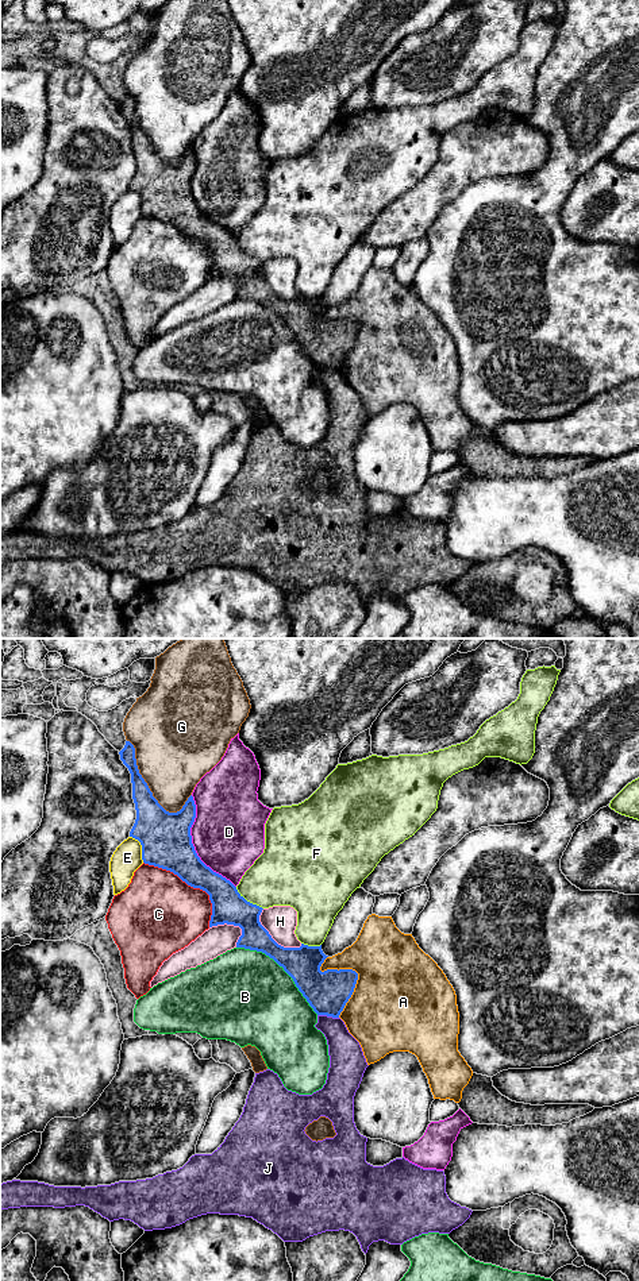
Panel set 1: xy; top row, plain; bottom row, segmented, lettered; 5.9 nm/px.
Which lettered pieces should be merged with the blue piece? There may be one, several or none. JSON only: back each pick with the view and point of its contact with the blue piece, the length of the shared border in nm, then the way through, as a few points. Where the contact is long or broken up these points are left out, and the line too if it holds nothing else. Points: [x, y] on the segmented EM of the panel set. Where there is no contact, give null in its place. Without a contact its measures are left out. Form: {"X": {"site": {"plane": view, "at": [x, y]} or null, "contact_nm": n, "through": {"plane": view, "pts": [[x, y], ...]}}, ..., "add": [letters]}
{"add": []}

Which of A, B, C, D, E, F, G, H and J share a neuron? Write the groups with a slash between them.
A / B / C / D / E / F / G / H / J

